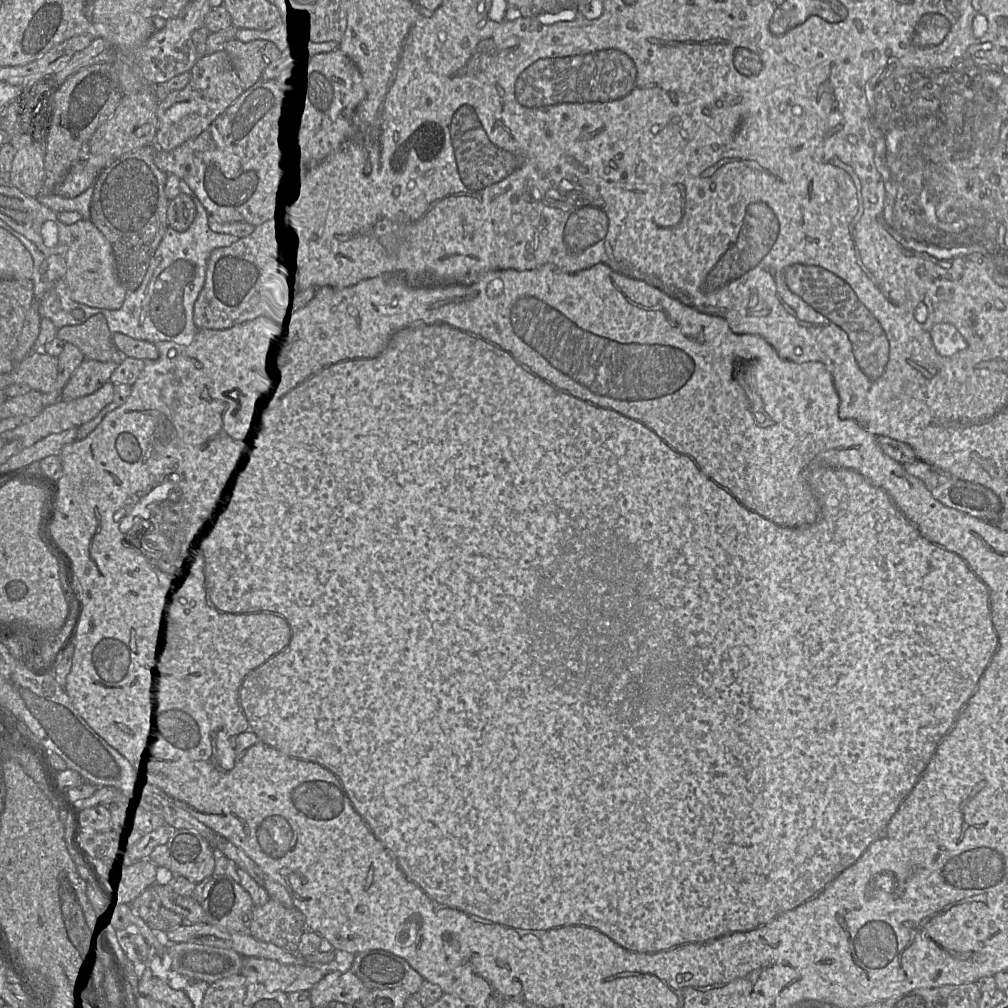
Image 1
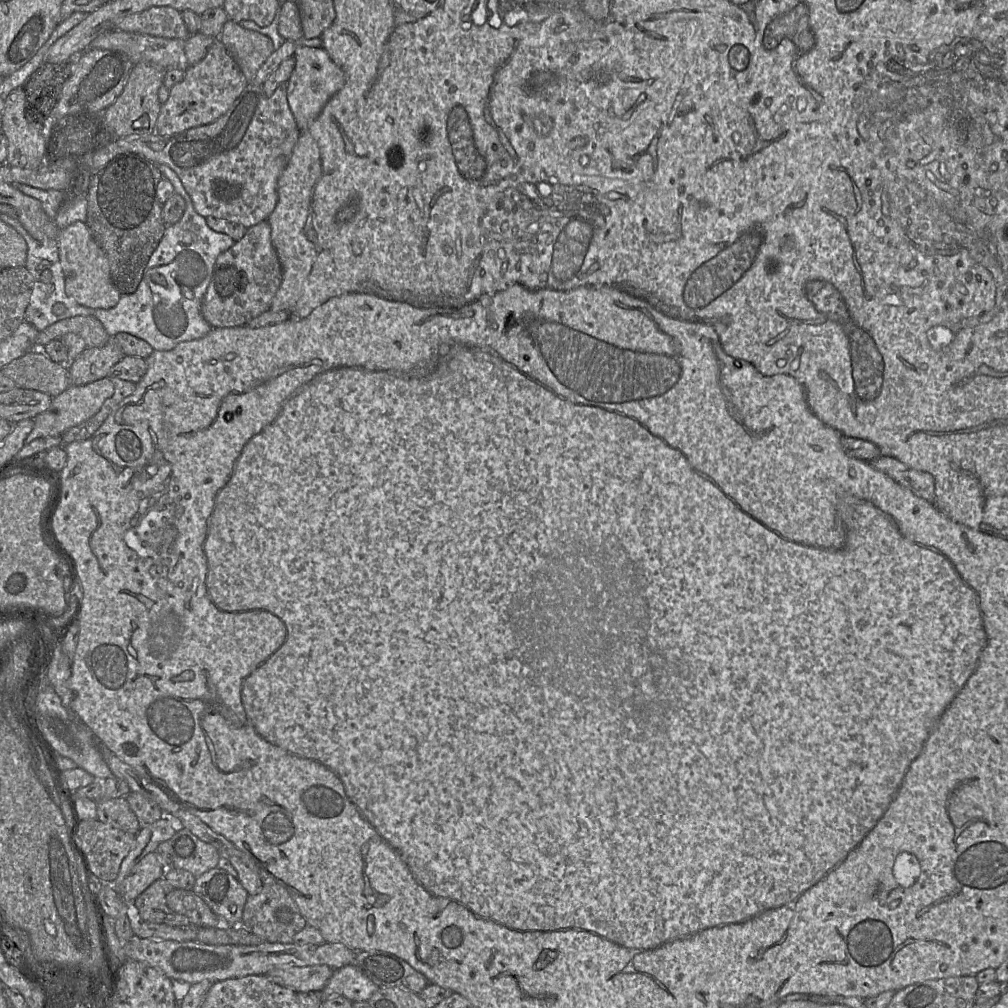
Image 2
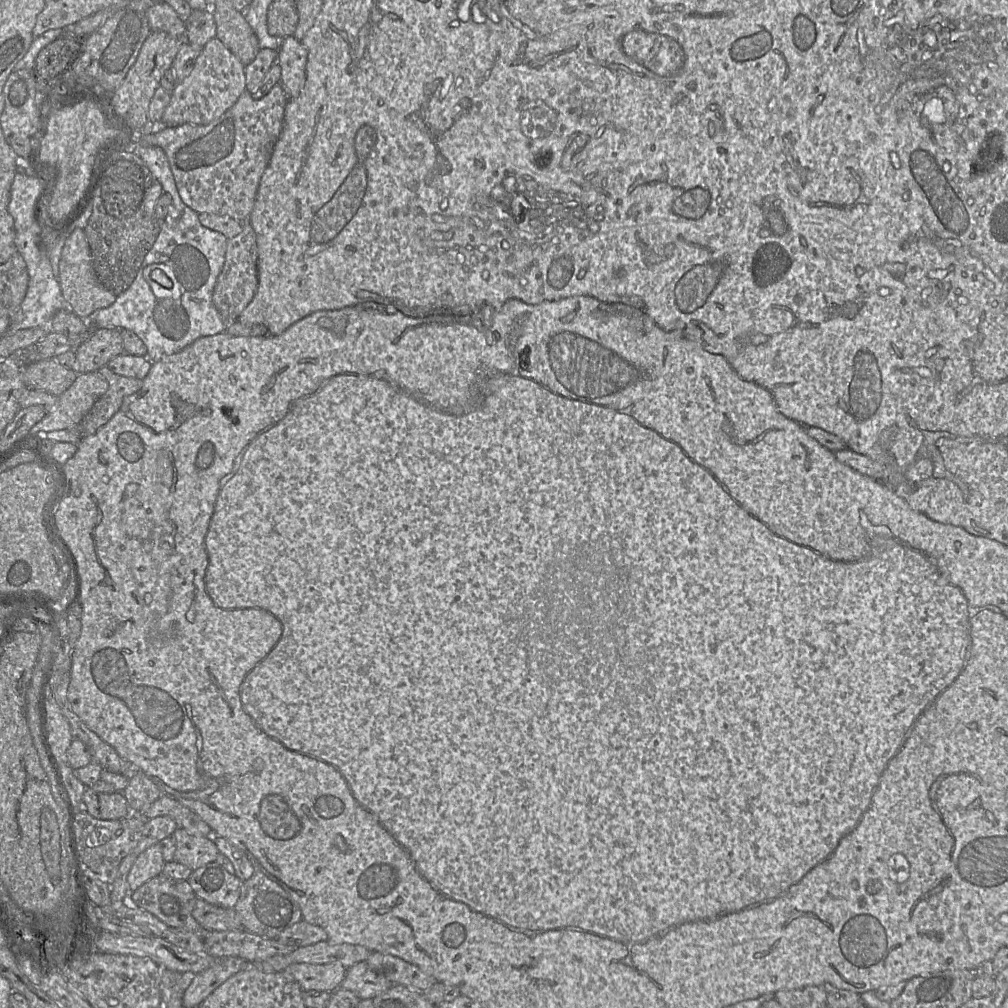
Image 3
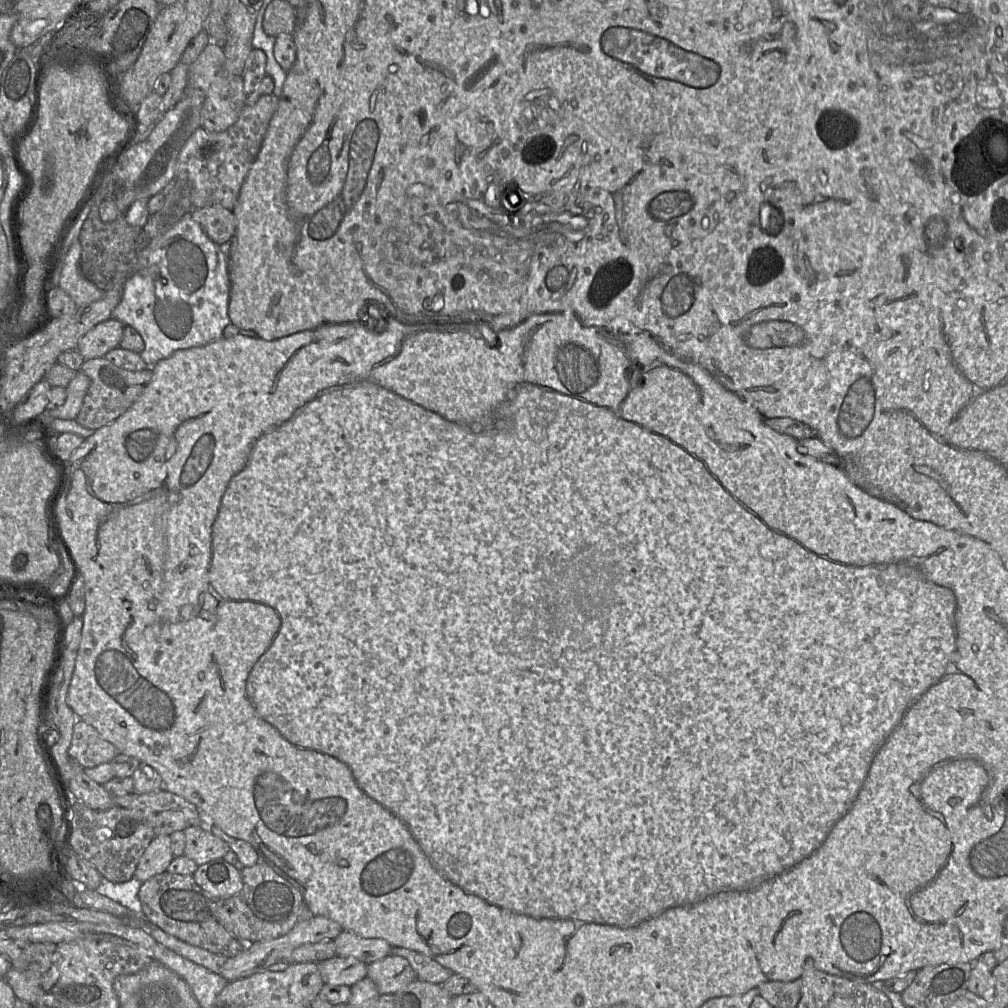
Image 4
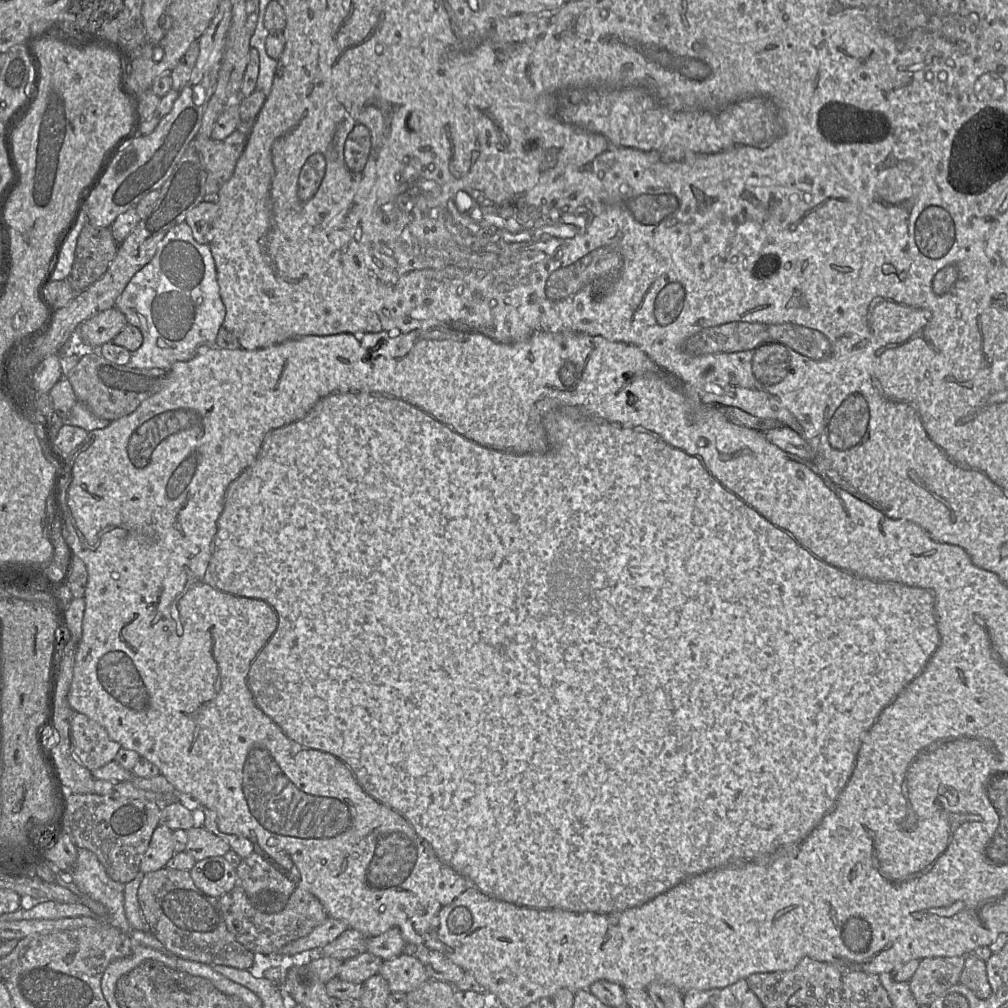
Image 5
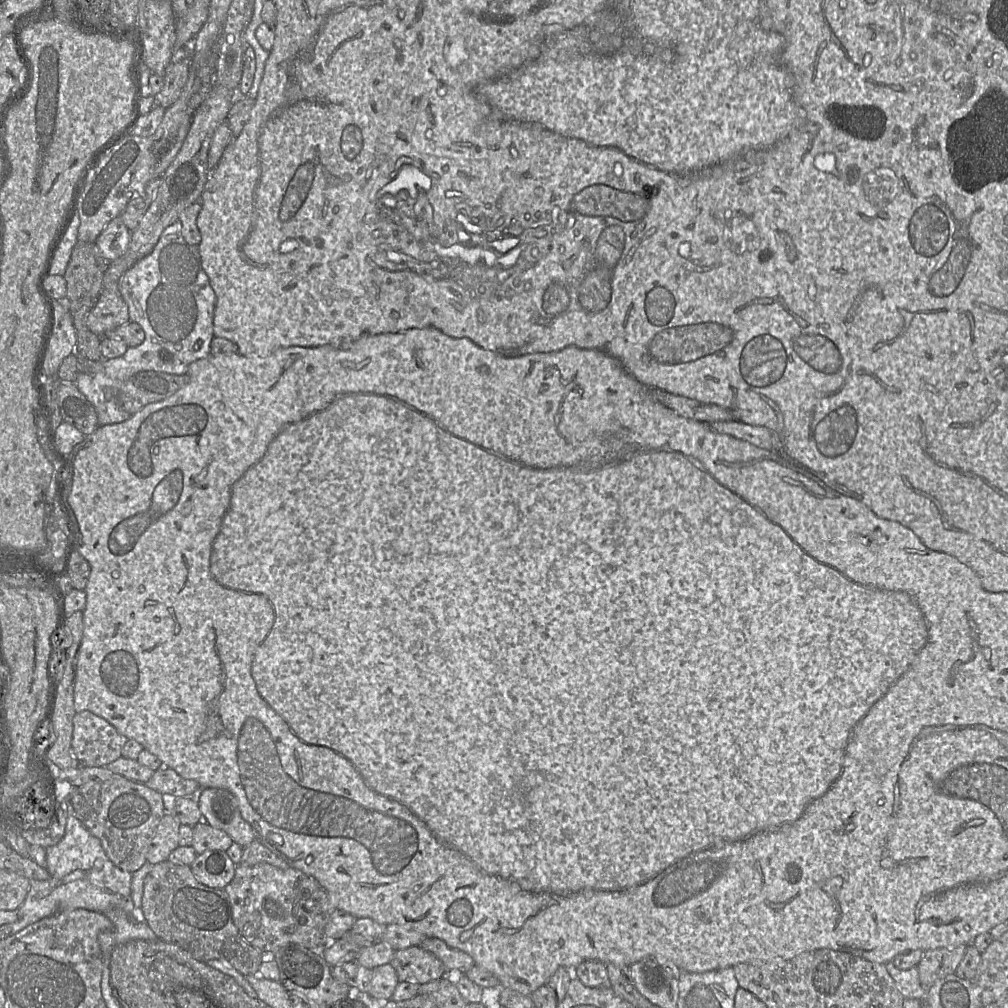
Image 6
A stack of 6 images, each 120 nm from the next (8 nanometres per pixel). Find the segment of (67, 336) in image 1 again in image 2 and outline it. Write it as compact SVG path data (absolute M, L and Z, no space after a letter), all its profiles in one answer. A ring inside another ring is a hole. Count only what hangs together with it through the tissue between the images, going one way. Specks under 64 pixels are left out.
M75 316L60 320L46 329L39 331L35 348L43 348L47 343L55 339L61 339L68 333L80 336L87 347L102 347L110 338L102 323L93 316Z

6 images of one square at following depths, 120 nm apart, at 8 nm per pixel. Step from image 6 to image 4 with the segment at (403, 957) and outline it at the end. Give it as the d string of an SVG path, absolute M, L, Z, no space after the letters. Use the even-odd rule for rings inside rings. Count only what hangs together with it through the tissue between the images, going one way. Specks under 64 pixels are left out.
M396 955L368 964L367 977L375 983L380 995L393 995L417 979L410 963Z

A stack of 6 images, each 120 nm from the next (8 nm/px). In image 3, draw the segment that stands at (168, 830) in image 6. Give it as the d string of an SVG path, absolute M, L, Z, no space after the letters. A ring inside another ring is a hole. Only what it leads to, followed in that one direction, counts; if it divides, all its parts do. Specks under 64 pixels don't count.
M159 843L143 851L133 863L128 877L130 891L135 891L142 884L162 873L165 861Z

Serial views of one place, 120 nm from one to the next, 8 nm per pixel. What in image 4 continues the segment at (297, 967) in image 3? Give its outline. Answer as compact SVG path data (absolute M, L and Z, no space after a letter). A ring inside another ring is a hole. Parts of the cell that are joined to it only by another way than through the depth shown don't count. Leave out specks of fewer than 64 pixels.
M334 956L317 964L324 984L351 987L367 977L368 965L353 957Z

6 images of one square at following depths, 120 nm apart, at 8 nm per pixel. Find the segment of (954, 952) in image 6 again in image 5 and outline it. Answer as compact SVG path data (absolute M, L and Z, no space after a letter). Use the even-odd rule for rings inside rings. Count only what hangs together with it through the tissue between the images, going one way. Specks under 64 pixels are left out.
M965 956L928 957L921 960L909 981L916 1002L930 1005L945 991L960 983Z

